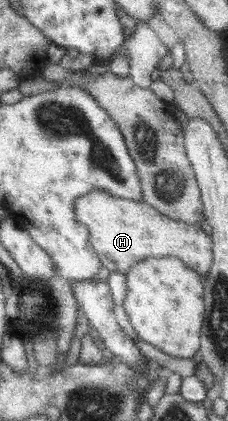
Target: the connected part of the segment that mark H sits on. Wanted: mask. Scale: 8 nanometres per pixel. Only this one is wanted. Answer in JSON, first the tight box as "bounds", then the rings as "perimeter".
{"bounds":[74,191,211,279],"perimeter":[[[94,191],[78,198],[74,203],[74,218],[76,223],[80,223],[88,229],[88,241],[94,254],[99,258],[101,266],[108,271],[119,272],[126,275],[128,269],[139,260],[148,257],[175,256],[187,269],[192,269],[198,273],[200,279],[204,279],[211,265],[211,246],[210,236],[206,236],[199,225],[188,225],[180,223],[167,216],[158,213],[154,208],[144,202],[123,200],[110,196],[106,192]]]}

